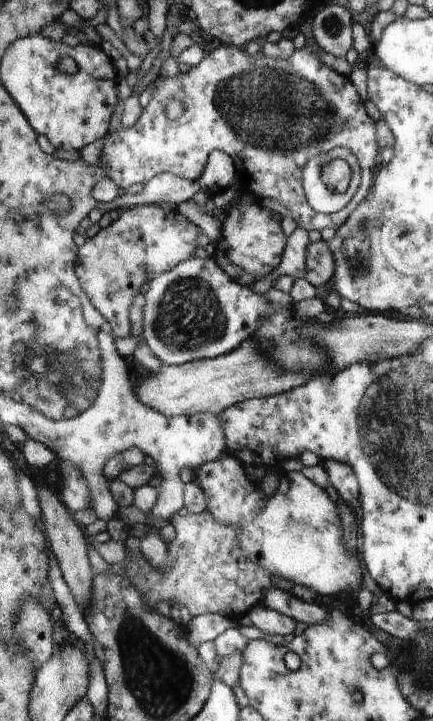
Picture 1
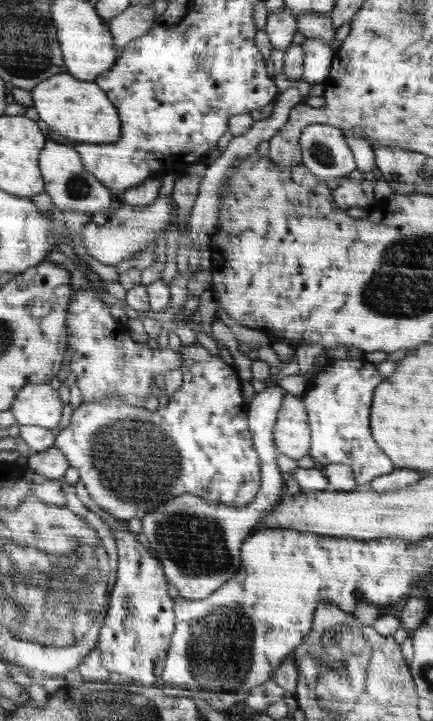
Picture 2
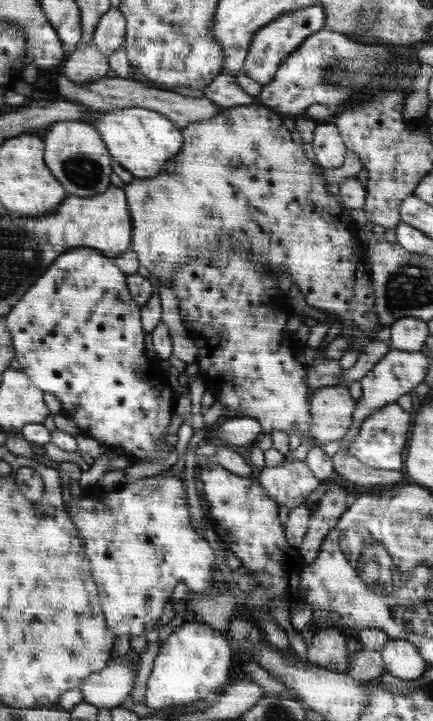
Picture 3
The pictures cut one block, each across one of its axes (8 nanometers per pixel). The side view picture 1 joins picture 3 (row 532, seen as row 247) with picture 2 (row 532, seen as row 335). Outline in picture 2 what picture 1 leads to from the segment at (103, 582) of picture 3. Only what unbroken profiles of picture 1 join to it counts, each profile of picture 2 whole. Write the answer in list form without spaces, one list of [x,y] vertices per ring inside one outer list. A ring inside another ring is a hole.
[[[124,521],[118,522],[120,528],[114,530],[114,534],[118,534],[118,578],[114,584],[114,594],[110,594],[110,610],[95,648],[100,650],[104,669],[124,674],[134,683],[154,684],[154,680],[162,674],[162,668],[165,668],[172,632],[176,632],[172,610],[176,602],[172,602],[168,596],[168,584],[160,560],[140,544],[134,533],[122,528]]]

